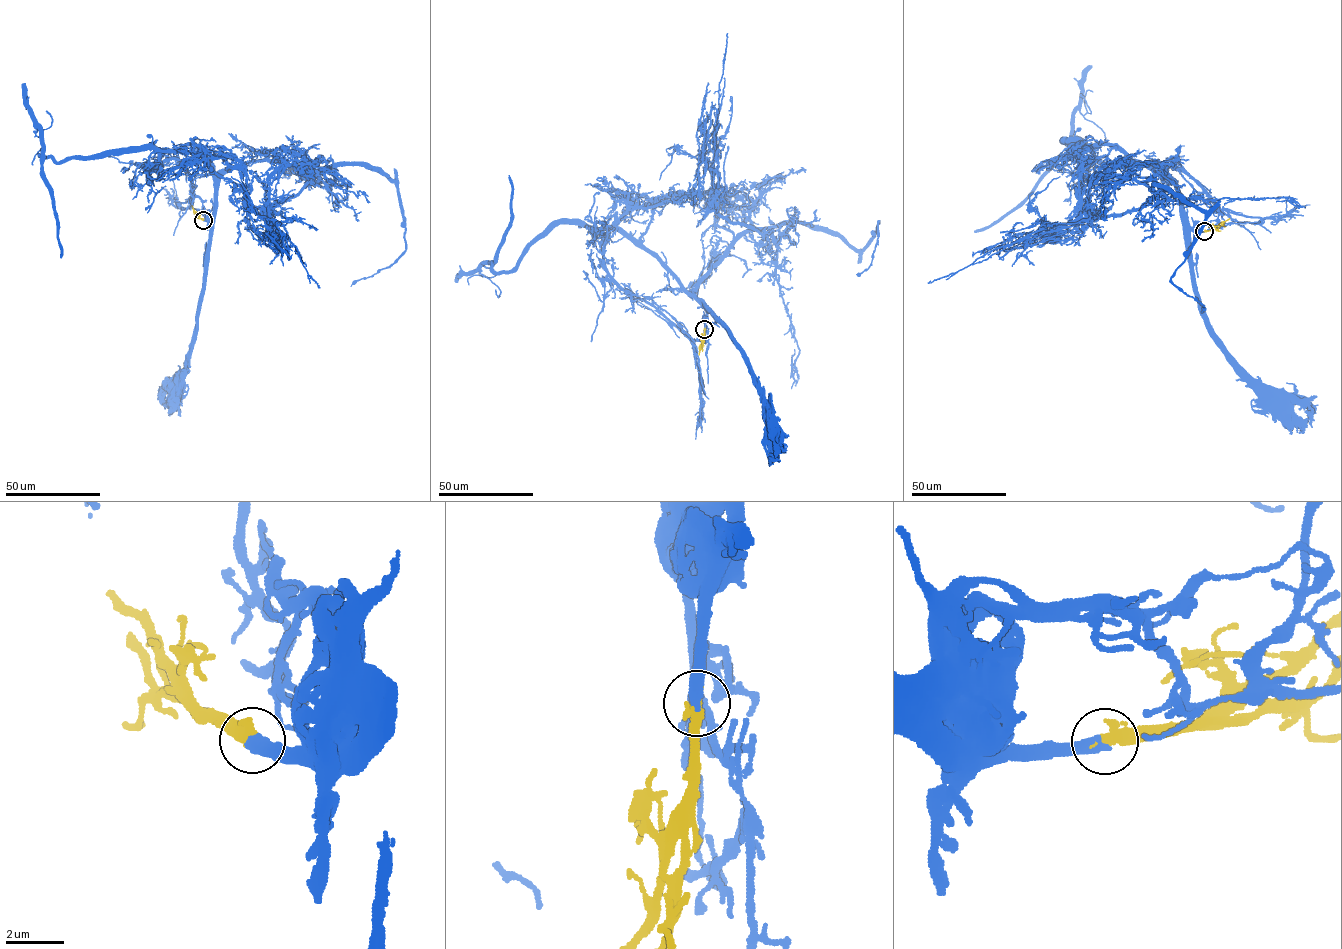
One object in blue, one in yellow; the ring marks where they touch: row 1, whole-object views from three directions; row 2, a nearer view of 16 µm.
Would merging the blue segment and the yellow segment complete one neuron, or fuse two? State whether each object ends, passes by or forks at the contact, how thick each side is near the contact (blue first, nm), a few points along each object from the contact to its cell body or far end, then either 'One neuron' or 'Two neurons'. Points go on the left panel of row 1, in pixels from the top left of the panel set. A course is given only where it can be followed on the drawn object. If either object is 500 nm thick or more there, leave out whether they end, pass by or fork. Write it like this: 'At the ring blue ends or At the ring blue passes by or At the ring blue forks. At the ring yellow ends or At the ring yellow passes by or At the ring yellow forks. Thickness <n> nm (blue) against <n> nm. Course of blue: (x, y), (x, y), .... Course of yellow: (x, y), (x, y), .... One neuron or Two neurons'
At the ring blue ends. At the ring yellow ends. Thickness 460 nm (blue) against 440 nm. Course of blue: (203, 219), (212, 215), (216, 179), (194, 146), (123, 150), (57, 162), (40, 155), (58, 221), (61, 257). Course of yellow: (203, 219), (192, 205). One neuron

